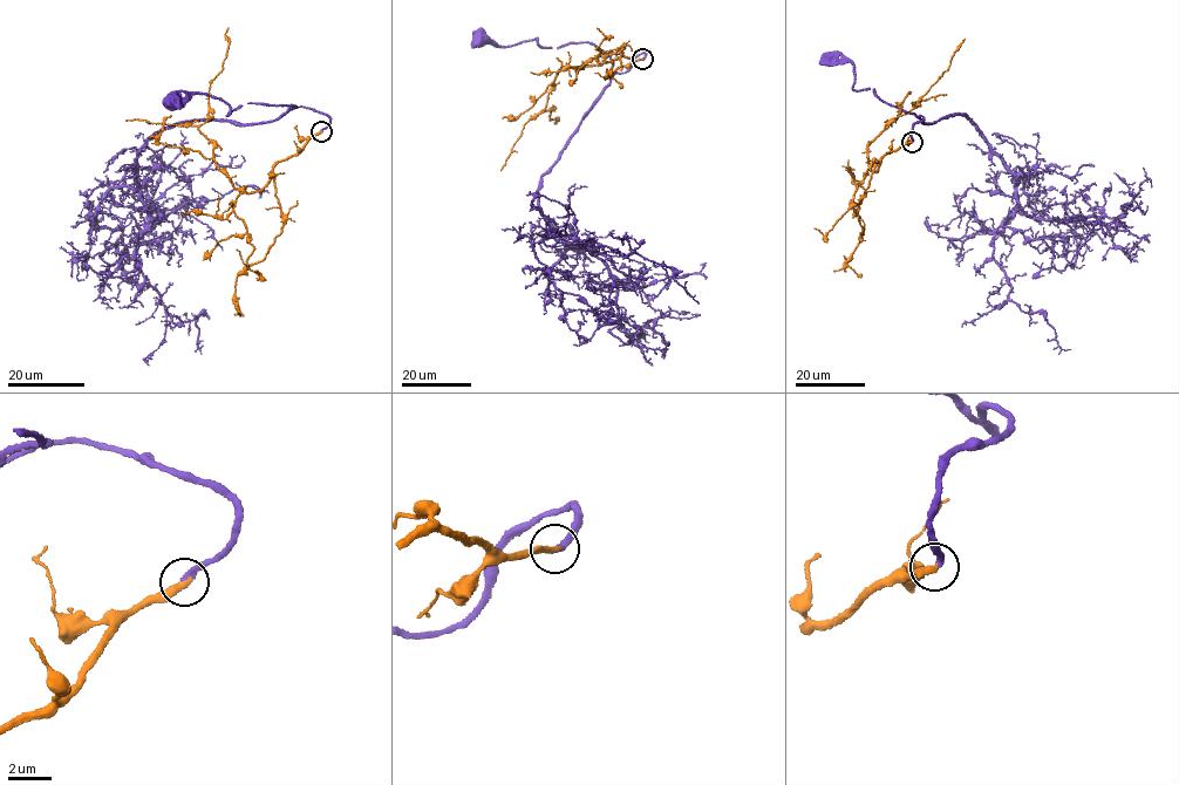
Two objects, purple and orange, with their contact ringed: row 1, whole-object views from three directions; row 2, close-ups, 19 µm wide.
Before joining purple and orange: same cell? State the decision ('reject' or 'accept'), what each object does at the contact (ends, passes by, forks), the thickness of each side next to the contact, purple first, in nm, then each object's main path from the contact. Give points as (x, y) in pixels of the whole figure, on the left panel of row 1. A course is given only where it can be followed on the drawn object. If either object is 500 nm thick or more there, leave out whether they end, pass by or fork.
accept; purple ends there; orange ends there; 240 nm thick on the purple side, 280 nm on the other; purple runs (321, 131), (329, 118), (302, 107), (247, 103), (229, 115), (229, 106), (203, 94), (170, 101); orange runs (321, 131), (278, 161), (259, 190), (234, 186), (198, 129), (223, 68), (227, 27)

